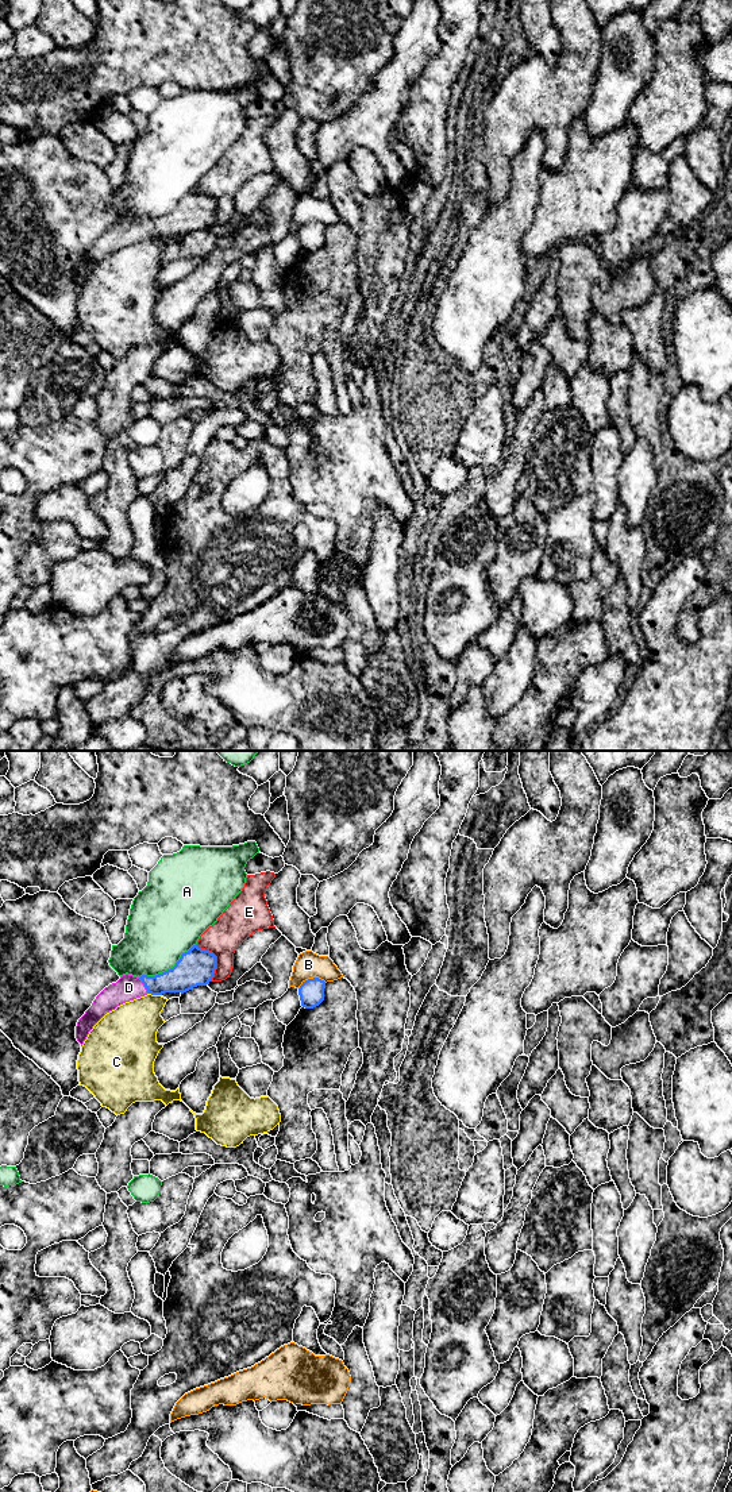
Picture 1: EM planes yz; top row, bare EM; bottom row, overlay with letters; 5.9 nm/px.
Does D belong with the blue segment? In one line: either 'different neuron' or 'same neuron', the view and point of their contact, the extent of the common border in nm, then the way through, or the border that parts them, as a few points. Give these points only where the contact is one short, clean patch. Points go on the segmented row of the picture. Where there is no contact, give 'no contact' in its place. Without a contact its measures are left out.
same neuron; contact yz (145, 986); length 120 nm; way yz (185, 975), (180, 979), (145, 986), (128, 987)

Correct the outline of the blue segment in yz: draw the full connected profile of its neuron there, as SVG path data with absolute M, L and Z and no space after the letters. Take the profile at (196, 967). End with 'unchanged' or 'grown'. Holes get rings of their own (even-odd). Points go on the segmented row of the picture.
M193 945L182 953L176 965L155 976L123 975L116 983L105 987L93 1001L92 1006L78 1019L76 1038L81 1044L86 1040L93 1026L117 1006L136 998L162 995L165 992L186 992L197 986L207 986L216 969L216 956L205 949Z | grown

